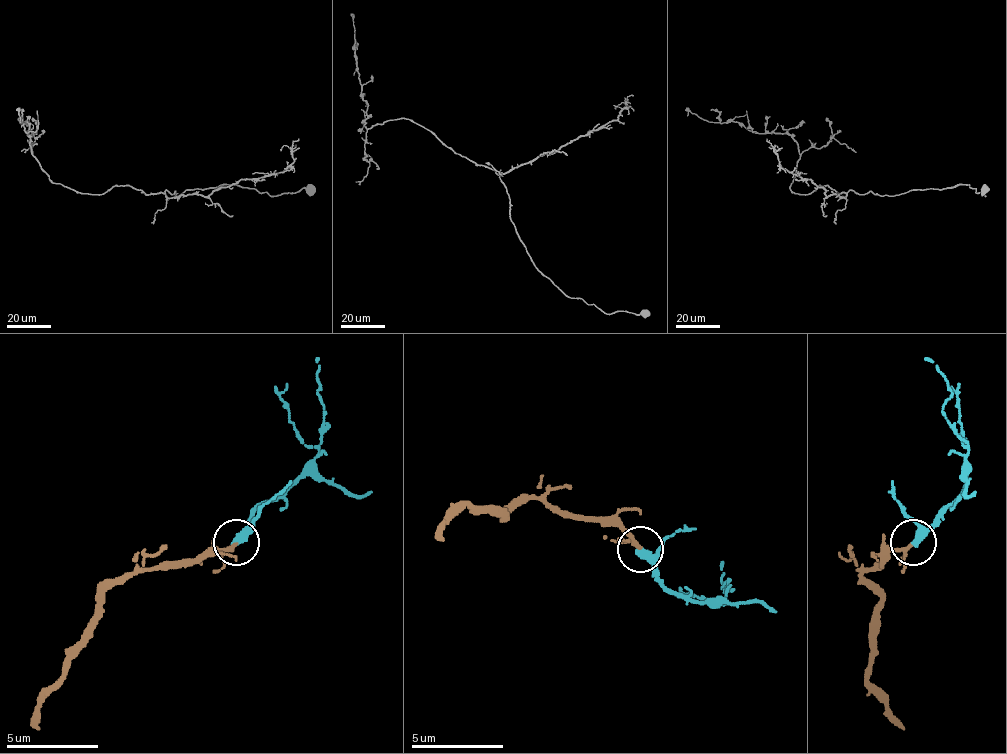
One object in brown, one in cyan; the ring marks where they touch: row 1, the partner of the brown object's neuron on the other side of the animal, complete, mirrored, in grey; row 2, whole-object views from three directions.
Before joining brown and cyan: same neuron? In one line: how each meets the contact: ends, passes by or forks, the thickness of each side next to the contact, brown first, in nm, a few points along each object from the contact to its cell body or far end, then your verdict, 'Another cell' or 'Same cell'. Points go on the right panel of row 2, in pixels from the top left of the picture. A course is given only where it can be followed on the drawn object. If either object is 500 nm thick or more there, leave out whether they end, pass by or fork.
At the ring brown forks. At the ring cyan ends. Thickness 140 nm (brown) against 480 nm. Course of brown: (909, 541), (863, 574), (877, 592), (877, 629), (868, 684), (905, 731). Course of cyan: (914, 541), (965, 486), (965, 453), (942, 407), (951, 393), (946, 375), (923, 356). Same cell

